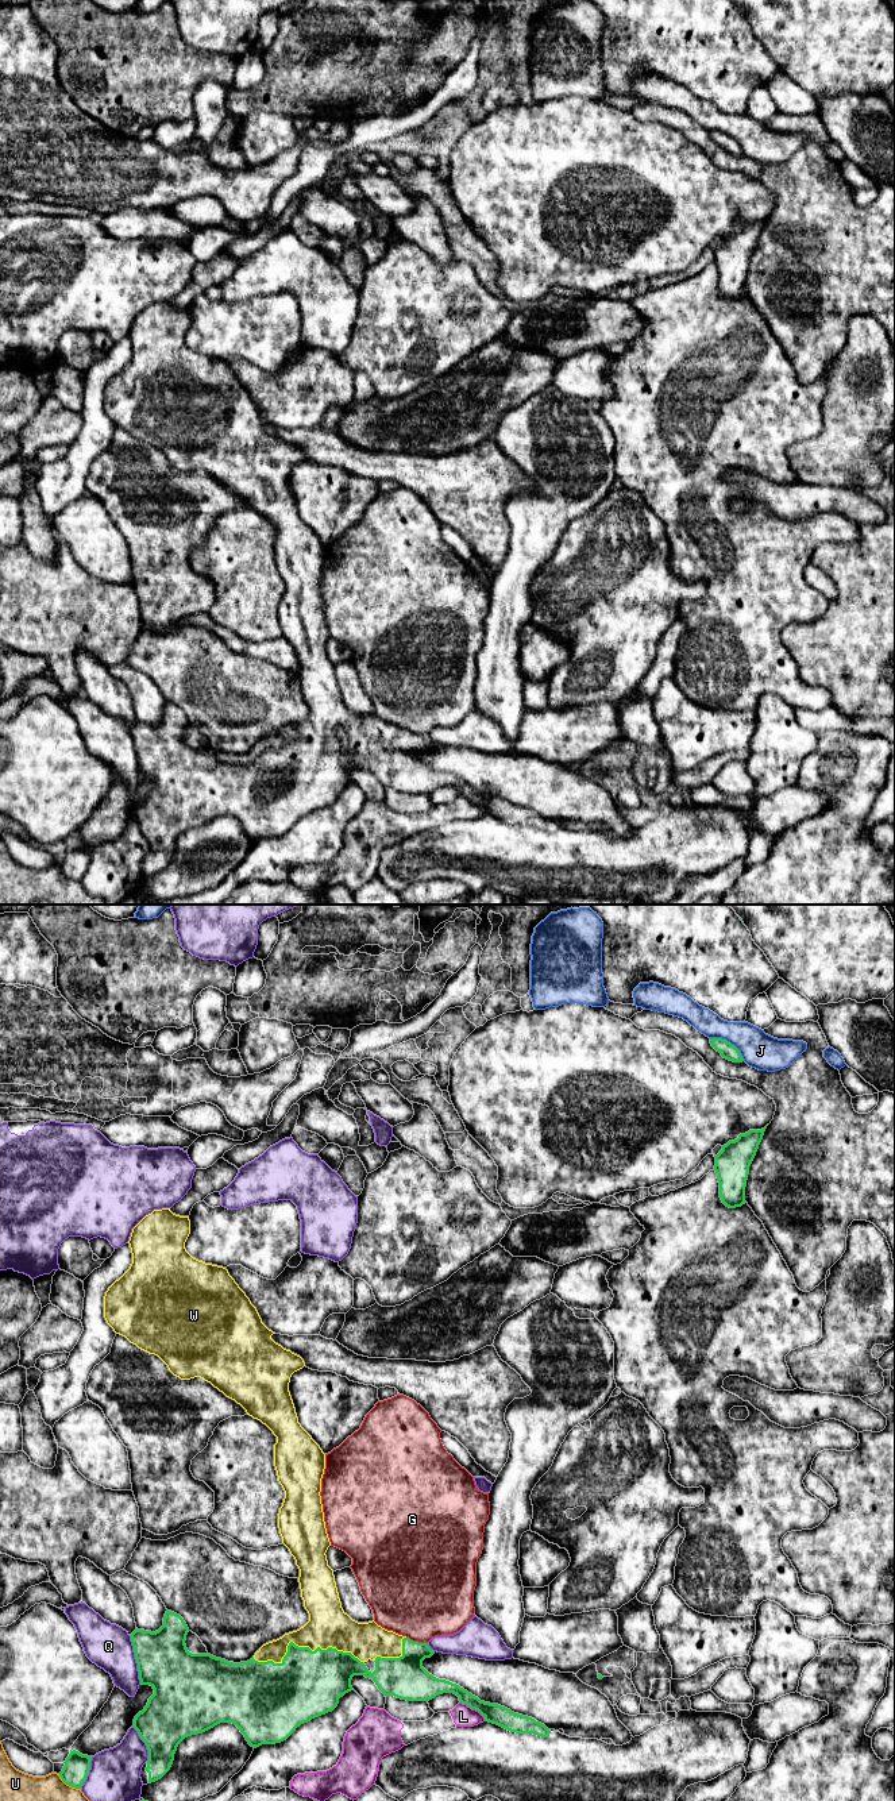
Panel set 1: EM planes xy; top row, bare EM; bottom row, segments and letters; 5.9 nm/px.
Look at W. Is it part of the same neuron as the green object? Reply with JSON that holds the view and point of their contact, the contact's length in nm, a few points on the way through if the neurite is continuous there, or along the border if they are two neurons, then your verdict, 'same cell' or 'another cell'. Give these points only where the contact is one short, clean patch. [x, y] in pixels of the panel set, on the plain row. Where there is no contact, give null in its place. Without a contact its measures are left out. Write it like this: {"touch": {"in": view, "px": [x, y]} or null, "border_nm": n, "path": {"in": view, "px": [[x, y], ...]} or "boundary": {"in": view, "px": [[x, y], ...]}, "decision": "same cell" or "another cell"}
{"touch": {"in": "xy", "px": [303, 740]}, "border_nm": 650, "decision": "same cell"}

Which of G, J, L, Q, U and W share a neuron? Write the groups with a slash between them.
G / J / L / Q / U / W

